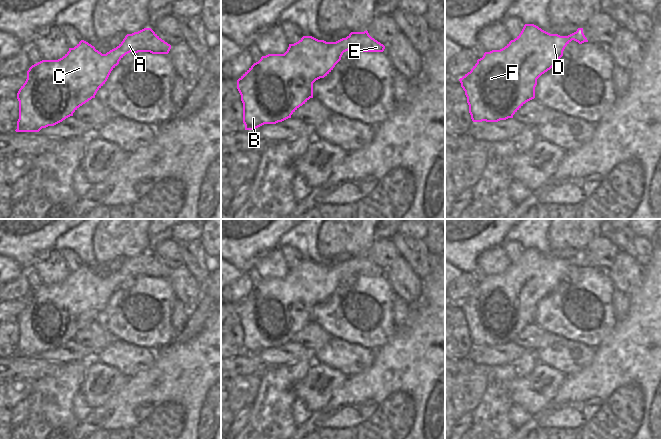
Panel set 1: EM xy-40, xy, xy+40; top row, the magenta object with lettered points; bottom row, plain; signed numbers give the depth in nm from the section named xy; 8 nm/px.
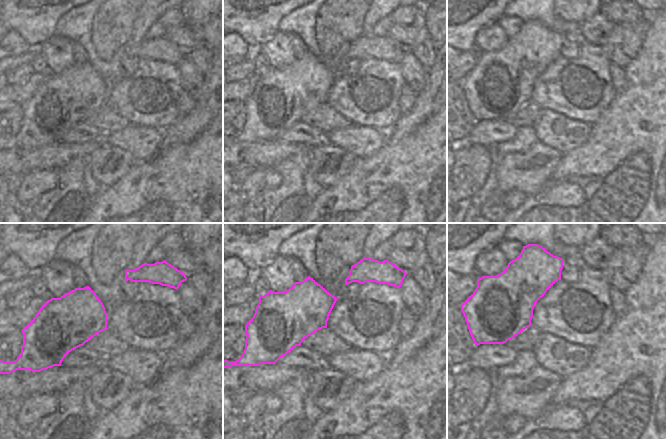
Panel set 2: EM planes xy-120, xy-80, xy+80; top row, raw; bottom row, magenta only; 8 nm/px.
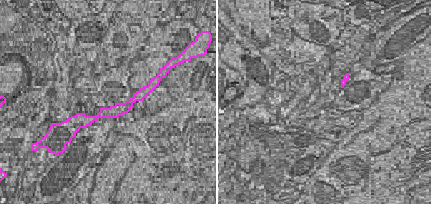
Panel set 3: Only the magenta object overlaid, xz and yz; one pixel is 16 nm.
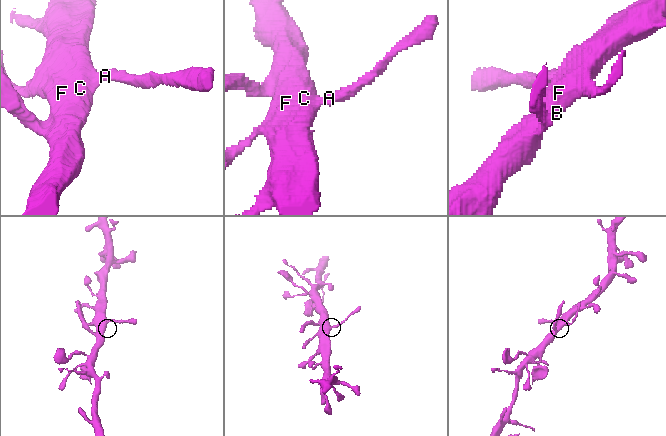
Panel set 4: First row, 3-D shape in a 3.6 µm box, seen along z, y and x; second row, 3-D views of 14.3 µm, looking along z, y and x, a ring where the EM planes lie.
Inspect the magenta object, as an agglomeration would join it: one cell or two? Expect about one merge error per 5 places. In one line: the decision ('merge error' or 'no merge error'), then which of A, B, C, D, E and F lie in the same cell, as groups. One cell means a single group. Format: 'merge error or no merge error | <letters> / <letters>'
no merge error | A B C D E F

